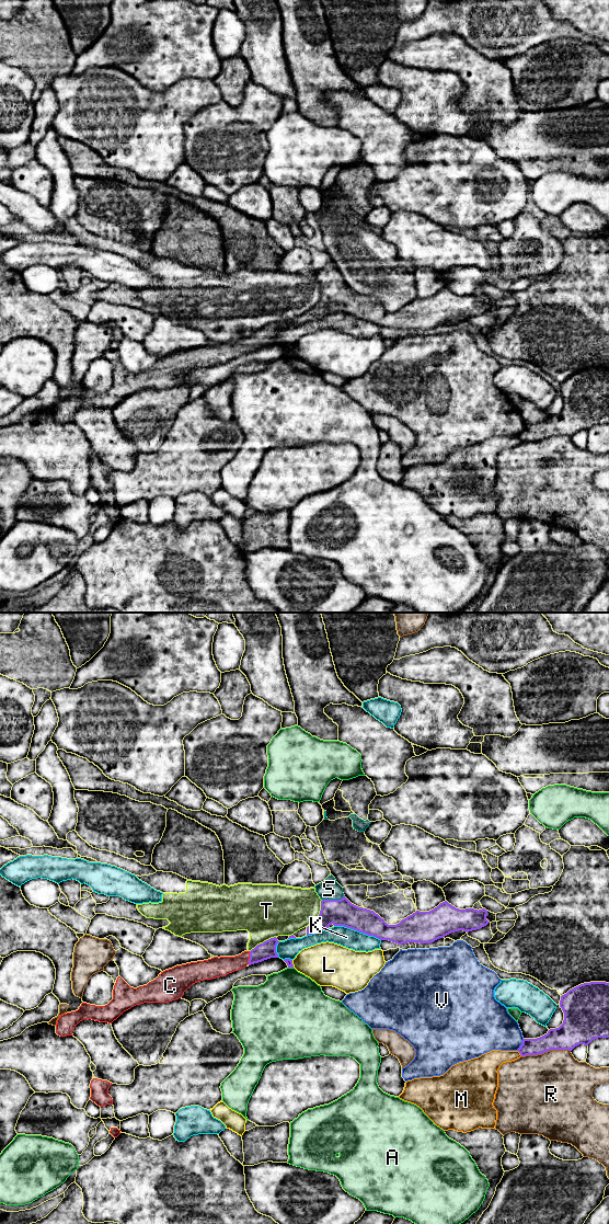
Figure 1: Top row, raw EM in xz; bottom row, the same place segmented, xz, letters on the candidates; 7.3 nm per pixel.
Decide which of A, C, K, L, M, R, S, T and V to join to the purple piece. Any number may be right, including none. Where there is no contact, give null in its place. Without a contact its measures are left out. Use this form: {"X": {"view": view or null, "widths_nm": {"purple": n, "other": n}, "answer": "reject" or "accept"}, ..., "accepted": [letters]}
{"A": {"view": "xz", "widths_nm": {"purple": 50, "other": 440}, "answer": "reject"}, "C": {"view": "xz", "widths_nm": {"purple": 130, "other": 140}, "answer": "accept"}, "K": {"view": "xz", "widths_nm": {"purple": 190, "other": 140}, "answer": "reject"}, "L": {"view": "xz", "widths_nm": {"purple": 50, "other": 320}, "answer": "reject"}, "M": {"view": "xz", "widths_nm": {"purple": 130, "other": 170}, "answer": "reject"}, "R": {"view": "xz", "widths_nm": {"purple": 200, "other": 480}, "answer": "reject"}, "S": {"view": "xz", "widths_nm": {"purple": 190, "other": 150}, "answer": "accept"}, "T": {"view": "xz", "widths_nm": {"purple": 130, "other": 400}, "answer": "reject"}, "V": {"view": "xz", "widths_nm": {"purple": 150, "other": 320}, "answer": "reject"}, "accepted": ["C", "S"]}

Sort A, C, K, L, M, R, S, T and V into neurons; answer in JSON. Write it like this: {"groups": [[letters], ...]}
{"groups": [["A"], ["C", "S"], ["K"], ["L"], ["M"], ["R"], ["T"], ["V"]]}

